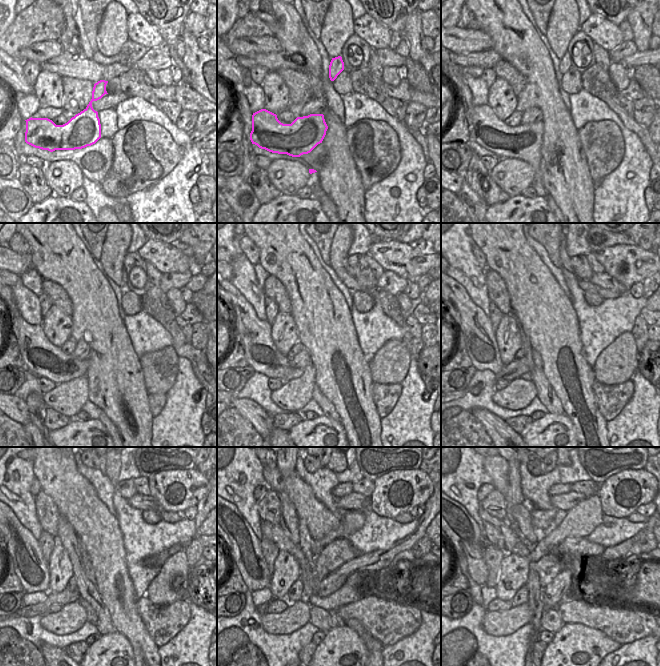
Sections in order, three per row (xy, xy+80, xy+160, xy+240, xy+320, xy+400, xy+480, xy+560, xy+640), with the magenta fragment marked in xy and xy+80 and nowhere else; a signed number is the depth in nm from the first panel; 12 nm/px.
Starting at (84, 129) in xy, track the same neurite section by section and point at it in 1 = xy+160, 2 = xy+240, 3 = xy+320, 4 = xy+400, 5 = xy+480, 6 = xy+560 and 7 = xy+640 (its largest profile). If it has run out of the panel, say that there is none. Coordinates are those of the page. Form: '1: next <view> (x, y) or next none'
1: next xy+160 (523, 142)
2: next xy+240 (43, 359)
3: next xy+320 (261, 353)
4: next xy+400 (480, 339)
5: next xy+480 (22, 549)
6: next xy+560 (245, 548)
7: next xy+640 (463, 533)

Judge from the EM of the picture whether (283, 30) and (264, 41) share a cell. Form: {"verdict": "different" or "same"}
{"verdict": "different"}

